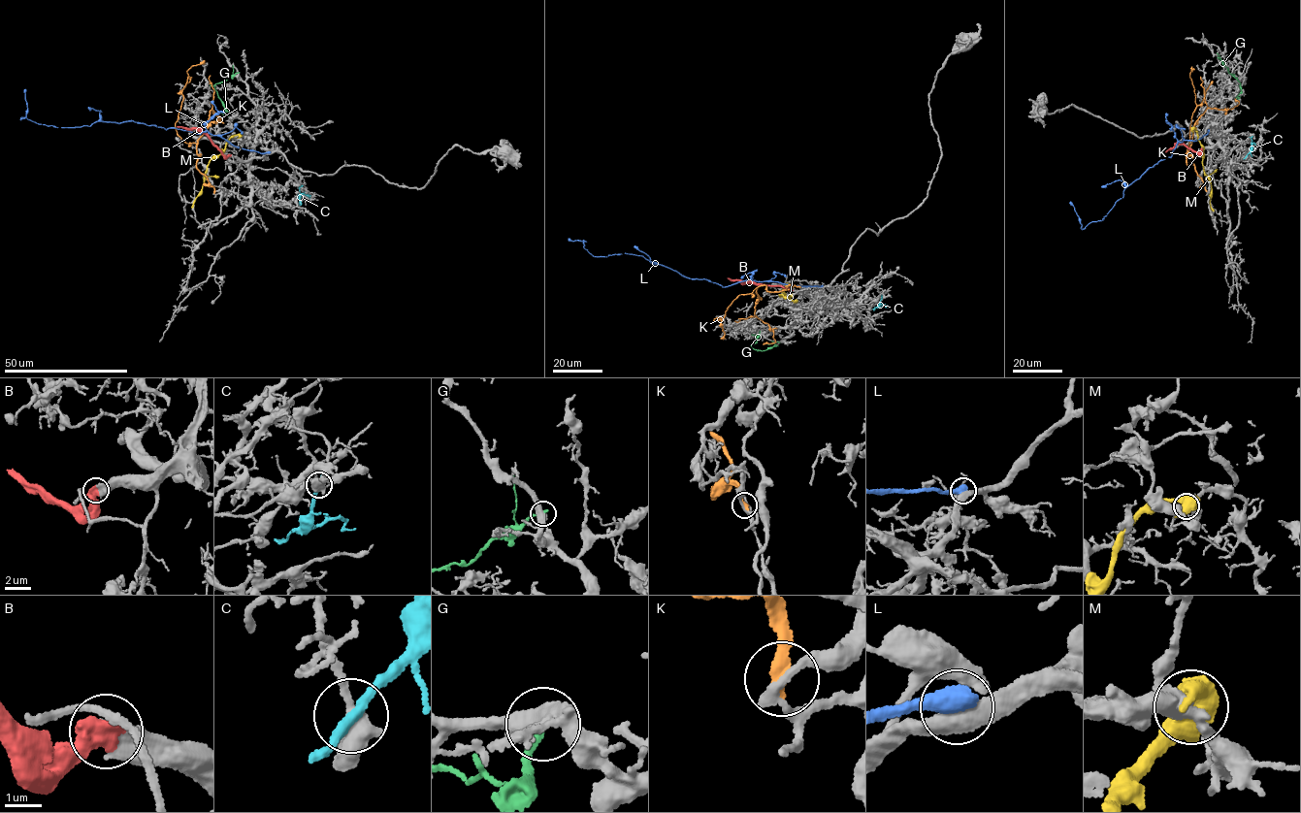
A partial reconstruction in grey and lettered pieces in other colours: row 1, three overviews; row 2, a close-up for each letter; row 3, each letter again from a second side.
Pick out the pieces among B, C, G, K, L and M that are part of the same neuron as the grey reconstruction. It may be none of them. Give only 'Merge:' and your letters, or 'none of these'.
Merge: B

